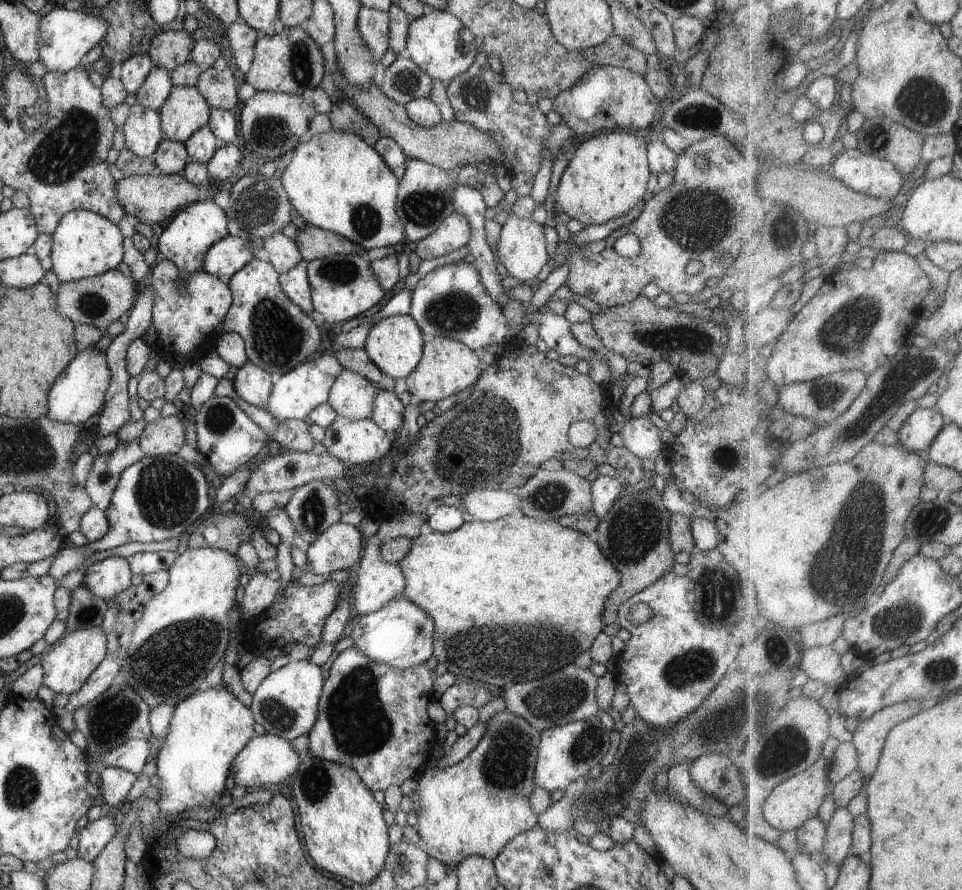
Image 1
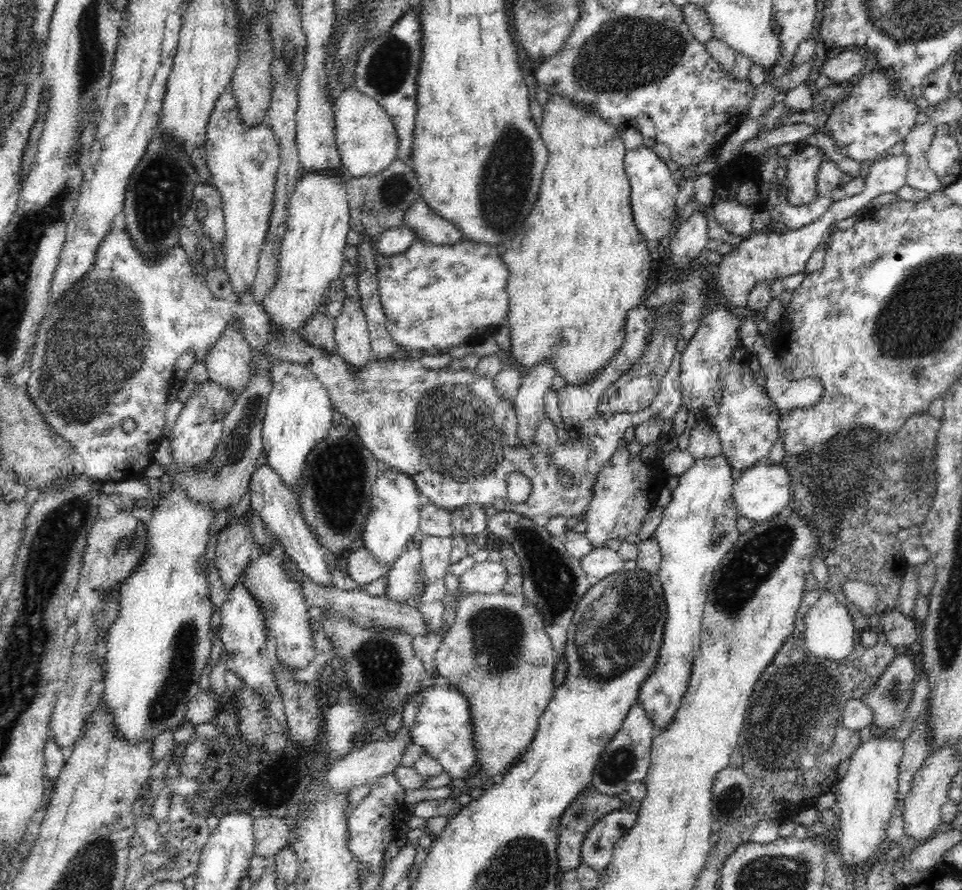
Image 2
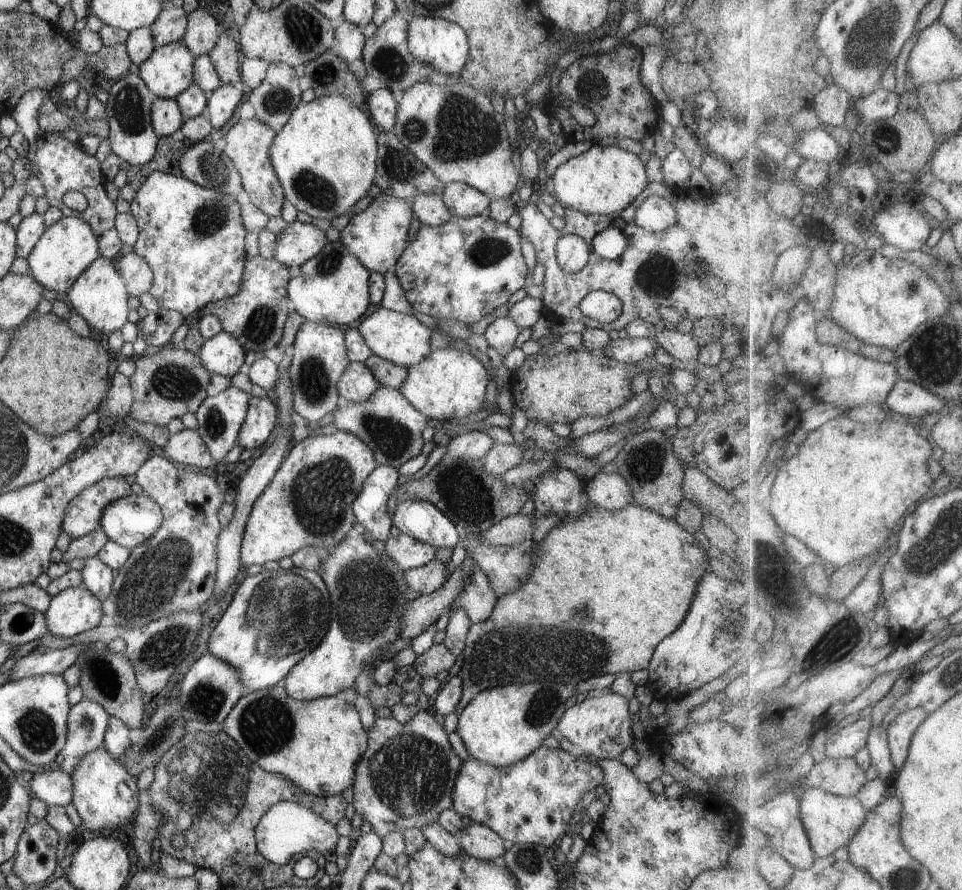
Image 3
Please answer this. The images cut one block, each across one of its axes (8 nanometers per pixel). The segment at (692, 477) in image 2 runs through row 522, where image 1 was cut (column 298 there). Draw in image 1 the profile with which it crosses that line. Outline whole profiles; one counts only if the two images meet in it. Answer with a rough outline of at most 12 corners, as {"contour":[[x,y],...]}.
{"contour":[[305,659],[271,672],[252,695],[255,722],[287,741],[318,716],[322,668]]}

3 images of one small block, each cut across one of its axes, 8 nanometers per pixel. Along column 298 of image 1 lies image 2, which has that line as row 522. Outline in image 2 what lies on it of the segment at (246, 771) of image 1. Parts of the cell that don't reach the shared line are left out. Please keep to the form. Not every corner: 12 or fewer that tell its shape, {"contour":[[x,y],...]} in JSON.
{"contour":[[766,456],[734,481],[738,514],[755,524],[792,506],[790,474]]}

